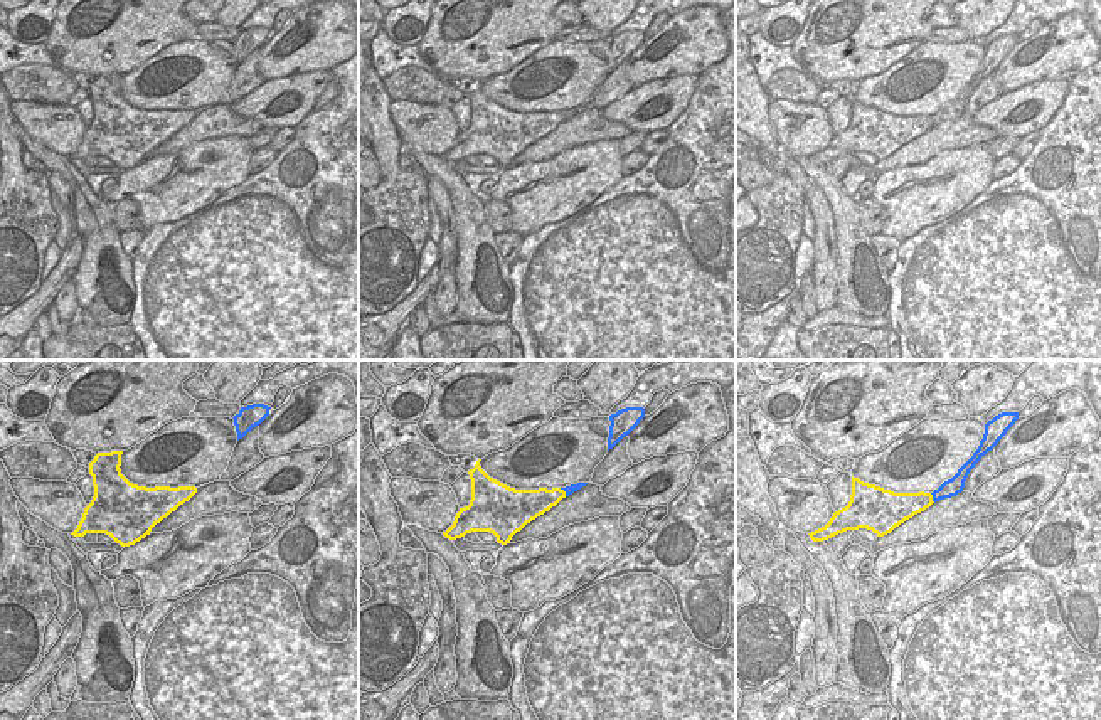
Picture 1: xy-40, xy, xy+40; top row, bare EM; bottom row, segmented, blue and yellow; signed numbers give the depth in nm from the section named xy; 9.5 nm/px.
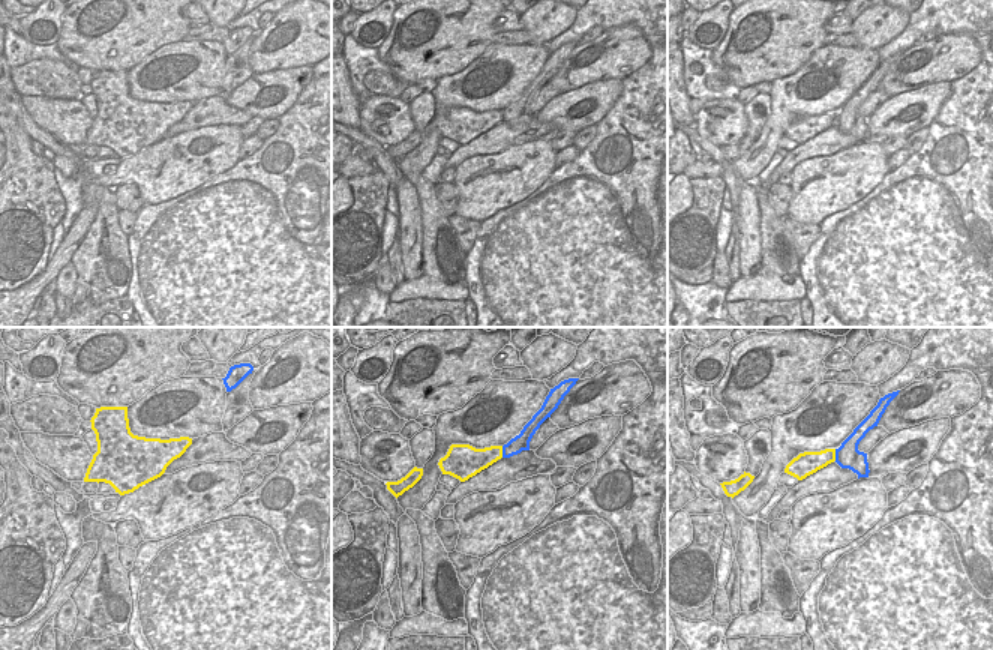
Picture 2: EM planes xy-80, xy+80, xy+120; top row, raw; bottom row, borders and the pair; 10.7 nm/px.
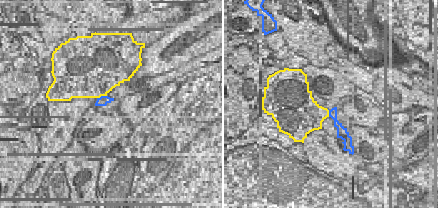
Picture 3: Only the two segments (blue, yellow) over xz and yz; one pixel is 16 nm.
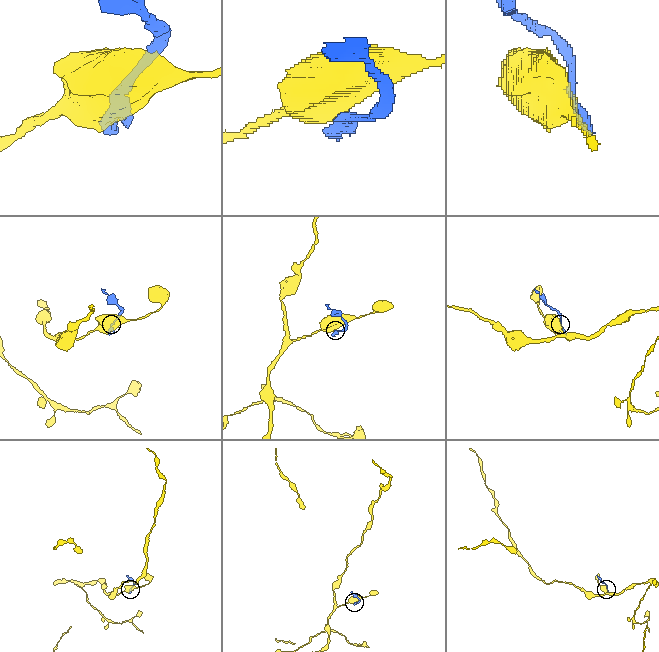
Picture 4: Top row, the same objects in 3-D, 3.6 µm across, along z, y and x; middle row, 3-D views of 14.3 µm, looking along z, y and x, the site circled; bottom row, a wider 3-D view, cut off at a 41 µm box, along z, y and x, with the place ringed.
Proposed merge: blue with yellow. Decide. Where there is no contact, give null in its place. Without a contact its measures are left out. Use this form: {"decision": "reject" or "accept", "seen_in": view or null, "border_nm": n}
{"decision": "reject", "seen_in": "xy+40", "border_nm": 110}

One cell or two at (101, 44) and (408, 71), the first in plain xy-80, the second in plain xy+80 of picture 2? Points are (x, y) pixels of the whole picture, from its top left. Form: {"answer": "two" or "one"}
{"answer": "one"}

